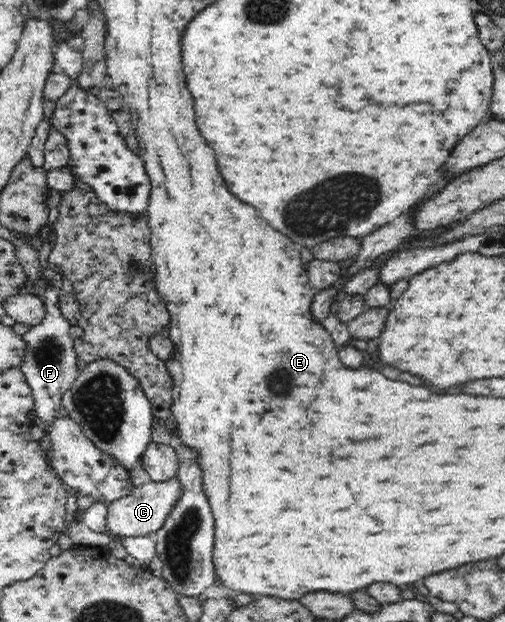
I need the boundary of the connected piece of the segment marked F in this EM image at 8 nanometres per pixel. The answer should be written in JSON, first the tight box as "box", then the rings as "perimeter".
{"box":[19,285,79,428],"perimeter":[[[59,285],[45,288],[44,300],[46,313],[43,320],[23,334],[22,341],[26,344],[26,353],[19,362],[19,369],[24,374],[34,398],[34,408],[45,428],[57,418],[57,412],[62,407],[63,393],[71,388],[75,382],[79,368],[77,368],[75,339],[71,338],[72,324],[60,313],[58,309],[58,296],[61,295]]]}

